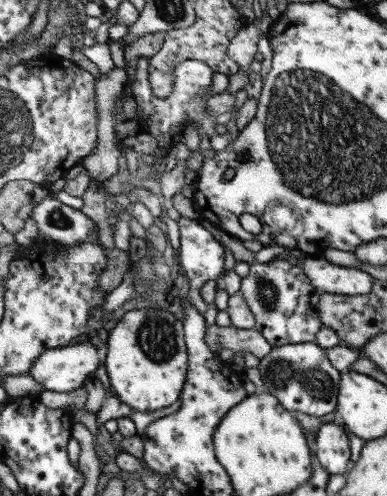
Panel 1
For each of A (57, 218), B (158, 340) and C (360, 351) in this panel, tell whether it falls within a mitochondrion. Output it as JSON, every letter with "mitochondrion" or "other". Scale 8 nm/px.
{"A":"mitochondrion","B":"mitochondrion","C":"other"}

